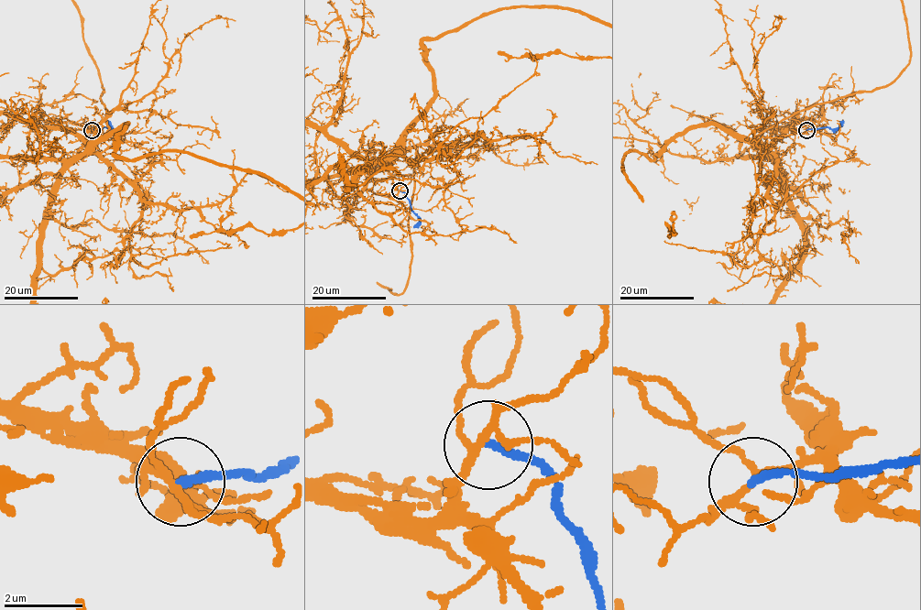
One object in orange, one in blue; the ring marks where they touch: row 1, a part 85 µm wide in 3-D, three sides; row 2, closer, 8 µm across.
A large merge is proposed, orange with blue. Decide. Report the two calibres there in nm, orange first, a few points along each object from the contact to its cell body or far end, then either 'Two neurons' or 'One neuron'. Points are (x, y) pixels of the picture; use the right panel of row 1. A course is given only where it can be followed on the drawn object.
Thickness 180 nm (orange) against 190 nm. Course of orange: (806, 129), (807, 118), (755, 137), (886, 87), (910, 59), (902, 0). Course of blue: (806, 129), (834, 128), (843, 120). Two neurons

